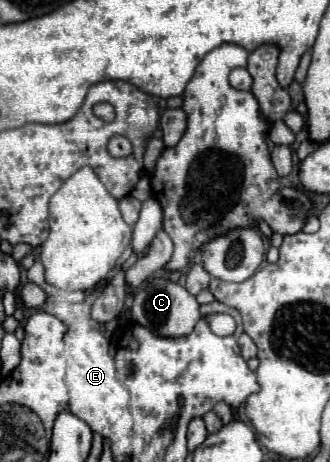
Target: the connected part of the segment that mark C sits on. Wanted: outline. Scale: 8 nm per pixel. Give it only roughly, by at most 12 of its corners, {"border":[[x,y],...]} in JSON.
{"border":[[164,278],[134,294],[132,320],[164,338],[188,336],[196,298]]}

